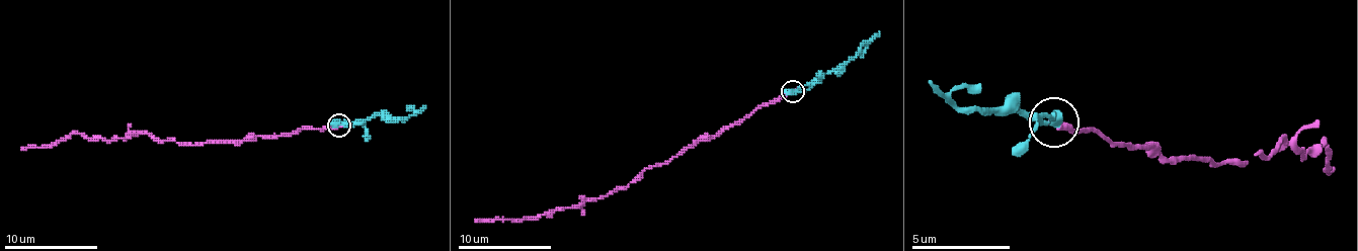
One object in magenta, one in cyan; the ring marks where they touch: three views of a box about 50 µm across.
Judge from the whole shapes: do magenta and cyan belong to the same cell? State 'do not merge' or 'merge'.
merge

